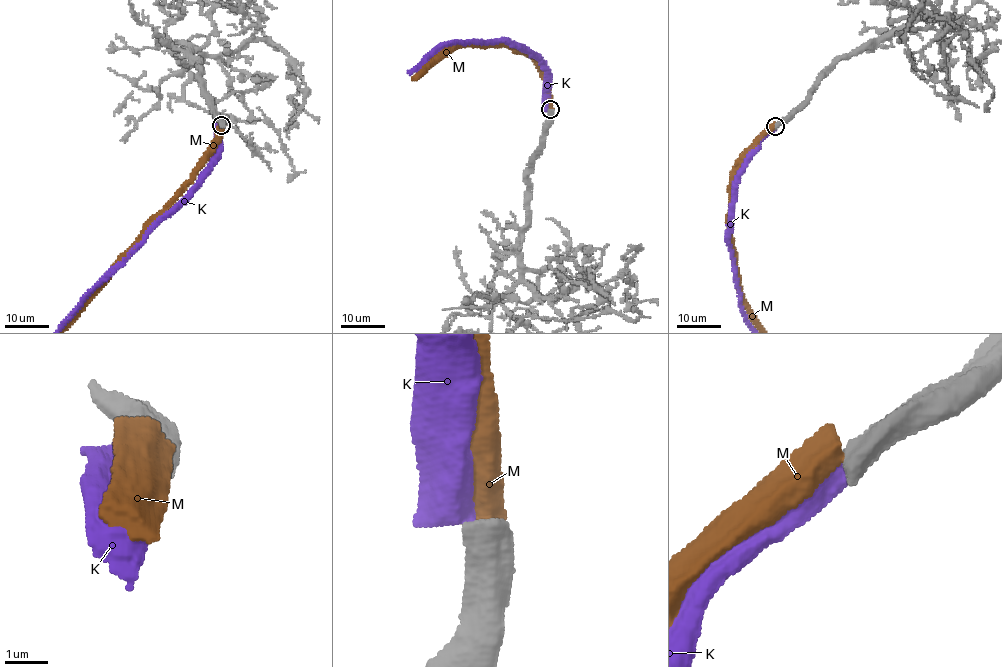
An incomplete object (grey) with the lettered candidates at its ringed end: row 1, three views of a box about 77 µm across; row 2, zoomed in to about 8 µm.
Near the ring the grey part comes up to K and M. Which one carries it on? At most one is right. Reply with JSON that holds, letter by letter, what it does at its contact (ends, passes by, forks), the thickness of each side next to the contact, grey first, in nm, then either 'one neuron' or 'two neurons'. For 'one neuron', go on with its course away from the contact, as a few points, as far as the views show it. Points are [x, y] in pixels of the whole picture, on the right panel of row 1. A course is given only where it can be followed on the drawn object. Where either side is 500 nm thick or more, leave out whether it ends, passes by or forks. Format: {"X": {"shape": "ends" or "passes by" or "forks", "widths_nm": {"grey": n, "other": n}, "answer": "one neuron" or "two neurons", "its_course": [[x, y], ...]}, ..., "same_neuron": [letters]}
{"K": {"widths_nm": {"grey": 700, "other": 550}, "answer": "two neurons"}, "M": {"widths_nm": {"grey": 650, "other": 700}, "answer": "two neurons"}, "same_neuron": []}

